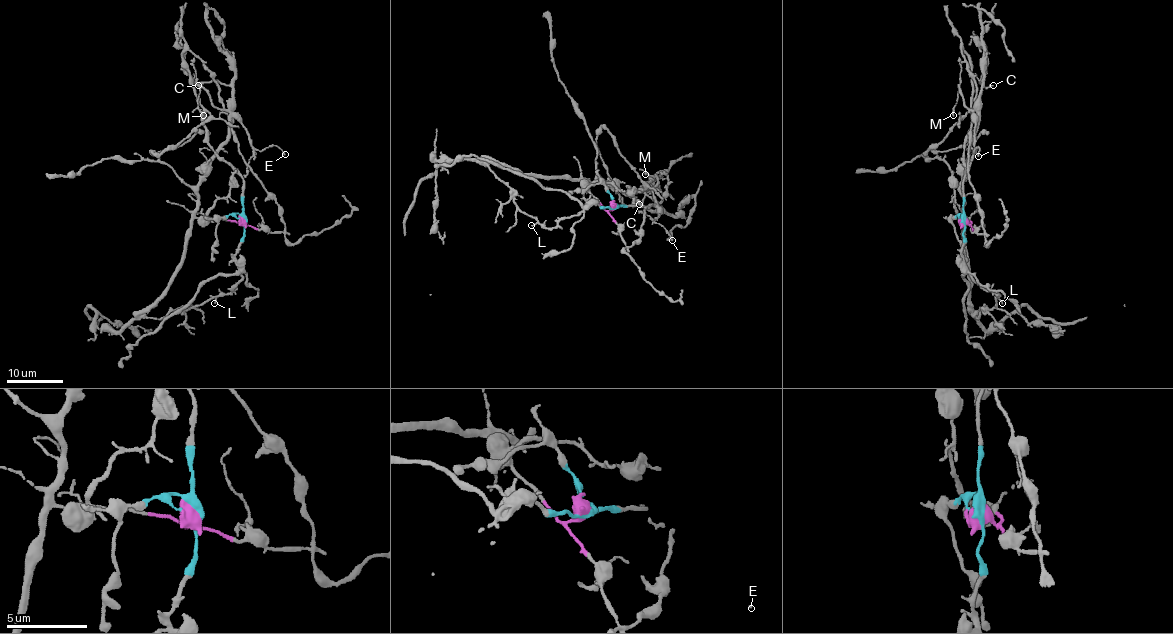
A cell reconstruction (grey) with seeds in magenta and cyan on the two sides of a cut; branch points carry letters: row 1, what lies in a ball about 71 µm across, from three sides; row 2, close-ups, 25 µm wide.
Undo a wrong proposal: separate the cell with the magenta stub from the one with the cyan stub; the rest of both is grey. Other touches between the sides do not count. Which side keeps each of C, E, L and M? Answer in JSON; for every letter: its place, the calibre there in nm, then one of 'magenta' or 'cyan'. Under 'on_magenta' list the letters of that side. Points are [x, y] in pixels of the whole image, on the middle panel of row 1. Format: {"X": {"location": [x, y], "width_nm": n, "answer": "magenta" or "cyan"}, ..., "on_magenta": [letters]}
{"C": {"location": [639, 204], "width_nm": 140, "answer": "magenta"}, "E": {"location": [672, 240], "width_nm": 120, "answer": "magenta"}, "L": {"location": [531, 225], "width_nm": 130, "answer": "magenta"}, "M": {"location": [645, 174], "width_nm": 180, "answer": "magenta"}, "on_magenta": ["C", "E", "L", "M"]}

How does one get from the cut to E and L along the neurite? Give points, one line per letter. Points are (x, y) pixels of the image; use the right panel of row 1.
E: (963, 220), (971, 224), (964, 215), (960, 183), (974, 140), (976, 116), (974, 152), (978, 146), (978, 156)
L: (963, 220), (971, 224), (965, 218), (969, 307), (978, 318), (983, 309), (995, 308), (998, 297), (1003, 304)

